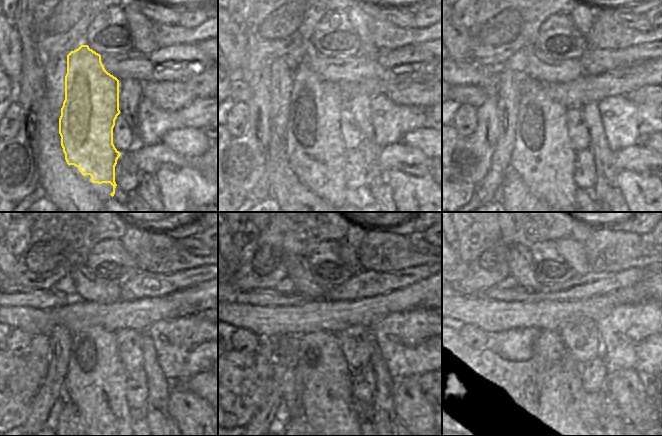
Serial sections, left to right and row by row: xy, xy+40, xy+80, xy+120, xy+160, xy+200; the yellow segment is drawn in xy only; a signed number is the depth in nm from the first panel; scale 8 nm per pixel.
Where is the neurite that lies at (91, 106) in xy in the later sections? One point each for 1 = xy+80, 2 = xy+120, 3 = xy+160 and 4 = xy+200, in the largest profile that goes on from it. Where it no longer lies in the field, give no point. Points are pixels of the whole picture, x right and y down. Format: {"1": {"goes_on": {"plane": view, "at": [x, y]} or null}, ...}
{"1": {"goes_on": {"plane": "xy+80", "at": [542, 145]}}, "2": {"goes_on": {"plane": "xy+120", "at": [95, 370]}}, "3": {"goes_on": {"plane": "xy+160", "at": [322, 372]}}, "4": {"goes_on": {"plane": "xy+200", "at": [553, 383]}}}

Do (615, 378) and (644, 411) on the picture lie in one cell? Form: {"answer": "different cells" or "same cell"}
{"answer": "same cell"}

